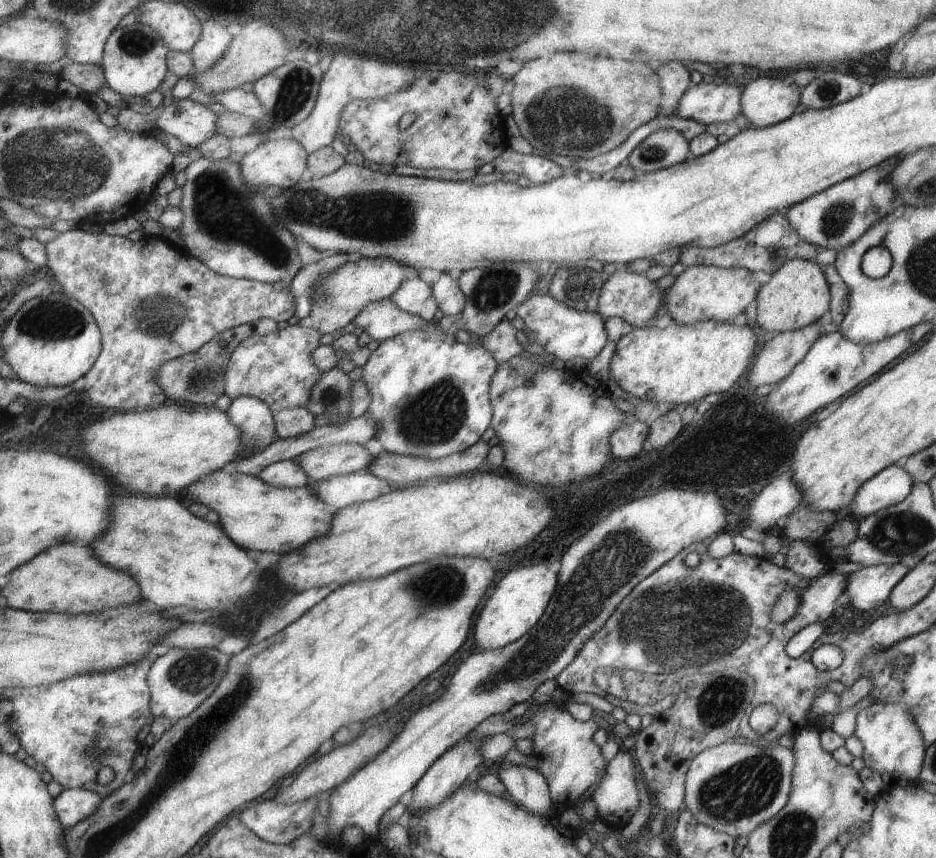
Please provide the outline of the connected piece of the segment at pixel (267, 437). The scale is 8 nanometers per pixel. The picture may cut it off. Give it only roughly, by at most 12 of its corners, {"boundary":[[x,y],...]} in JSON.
{"boundary":[[240,396],[227,410],[242,432],[240,460],[275,441],[273,409]]}

